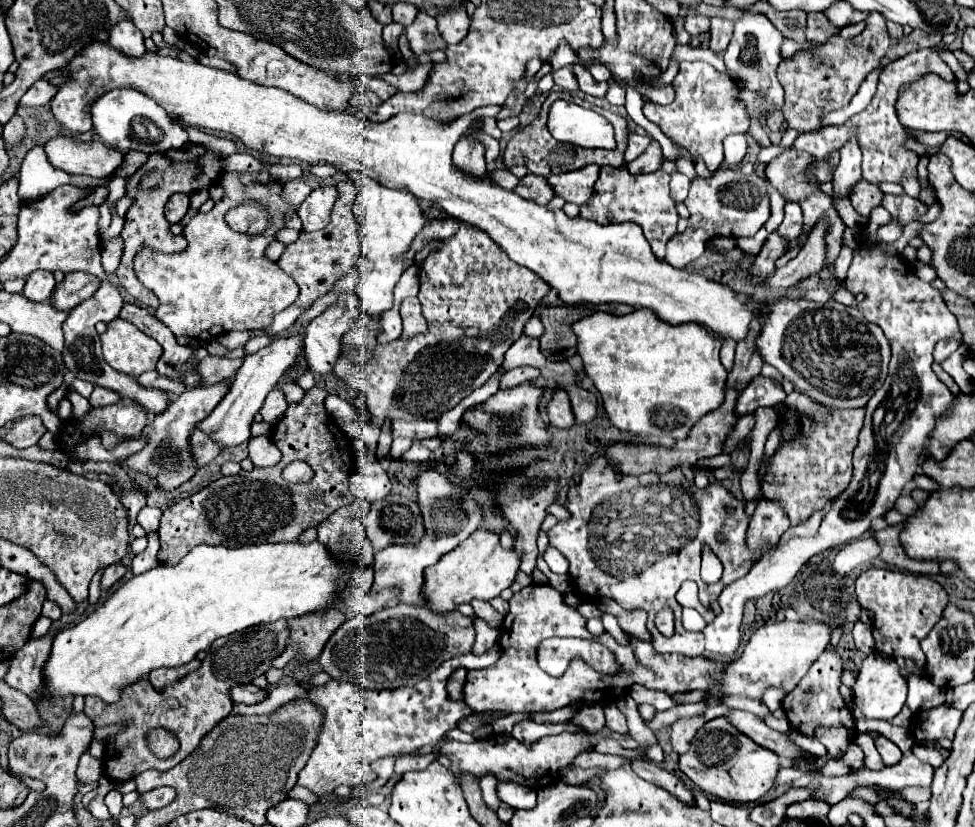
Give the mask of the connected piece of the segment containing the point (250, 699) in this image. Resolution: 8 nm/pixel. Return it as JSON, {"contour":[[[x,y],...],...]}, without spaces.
{"contour":[[[241,684],[231,688],[231,700],[233,702],[243,702],[243,704],[257,704],[267,698],[267,690],[257,688],[255,684]]]}

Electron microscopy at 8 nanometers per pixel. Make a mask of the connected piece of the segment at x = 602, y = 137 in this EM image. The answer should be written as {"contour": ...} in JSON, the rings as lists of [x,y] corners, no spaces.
{"contour":[[[557,100],[551,106],[549,132],[561,142],[582,148],[586,148],[586,136],[588,145],[594,142],[595,146],[603,148],[617,146],[613,126],[607,118],[567,100]]]}

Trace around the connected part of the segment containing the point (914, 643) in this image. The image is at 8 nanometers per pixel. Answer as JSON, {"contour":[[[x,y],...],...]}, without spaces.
{"contour":[[[869,568],[865,570],[857,582],[855,582],[855,594],[859,598],[859,604],[863,608],[869,608],[875,618],[873,618],[873,638],[875,638],[875,650],[881,654],[887,654],[891,658],[909,658],[917,664],[919,670],[923,670],[925,666],[925,656],[923,650],[919,646],[919,642],[929,634],[929,630],[941,620],[943,608],[947,606],[947,592],[943,590],[943,586],[931,578],[925,576],[915,576],[915,574],[907,574],[907,572],[899,572],[899,570],[883,570],[883,568]]]}

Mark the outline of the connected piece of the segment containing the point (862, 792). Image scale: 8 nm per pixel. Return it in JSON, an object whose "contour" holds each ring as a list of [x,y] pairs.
{"contour":[[[867,787],[867,788],[856,788],[847,796],[847,798],[857,797],[861,798],[869,803],[876,804],[881,801],[877,789],[875,787]]]}

